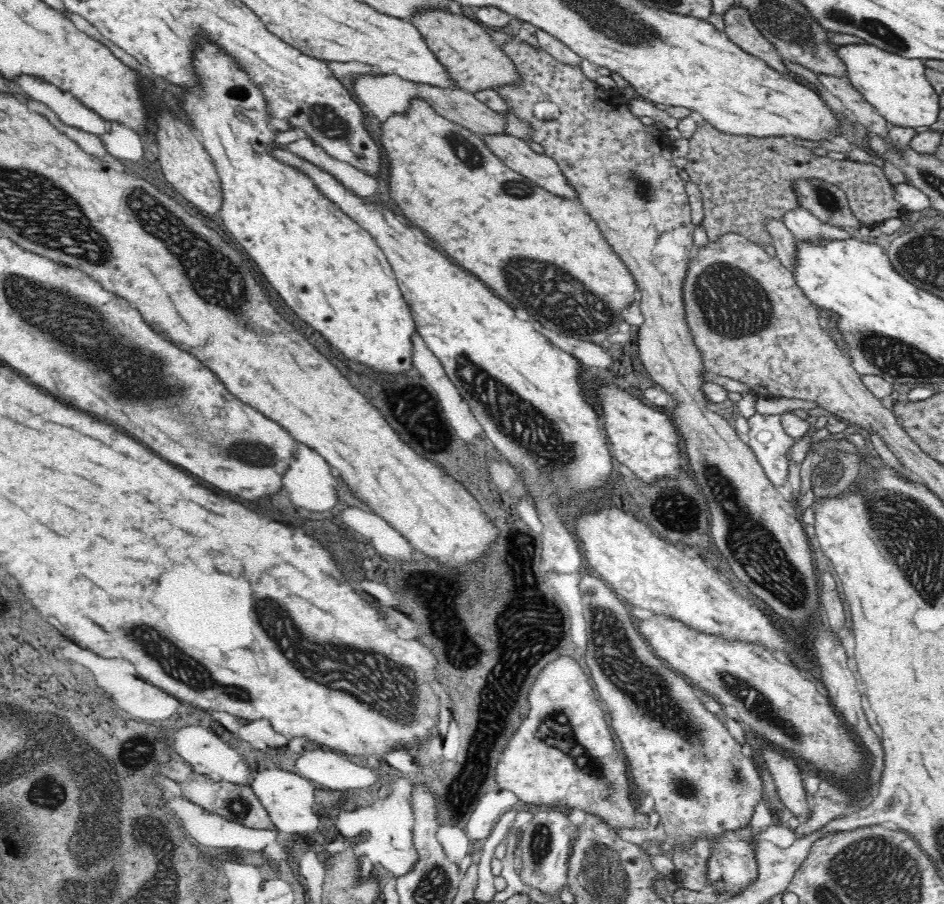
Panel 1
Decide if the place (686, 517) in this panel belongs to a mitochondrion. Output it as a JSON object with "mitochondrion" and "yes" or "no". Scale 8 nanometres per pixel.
{"mitochondrion":"no"}

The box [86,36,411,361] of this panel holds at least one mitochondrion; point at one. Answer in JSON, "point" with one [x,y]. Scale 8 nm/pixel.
{"point":[219,280]}

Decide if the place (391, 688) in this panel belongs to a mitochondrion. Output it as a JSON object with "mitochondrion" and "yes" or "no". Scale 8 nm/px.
{"mitochondrion":"yes"}

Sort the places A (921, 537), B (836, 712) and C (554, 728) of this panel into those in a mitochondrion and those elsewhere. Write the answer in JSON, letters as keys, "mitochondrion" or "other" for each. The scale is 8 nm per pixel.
{"A":"mitochondrion","B":"other","C":"mitochondrion"}

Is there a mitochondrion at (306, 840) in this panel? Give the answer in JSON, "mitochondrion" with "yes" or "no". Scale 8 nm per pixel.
{"mitochondrion":"no"}

